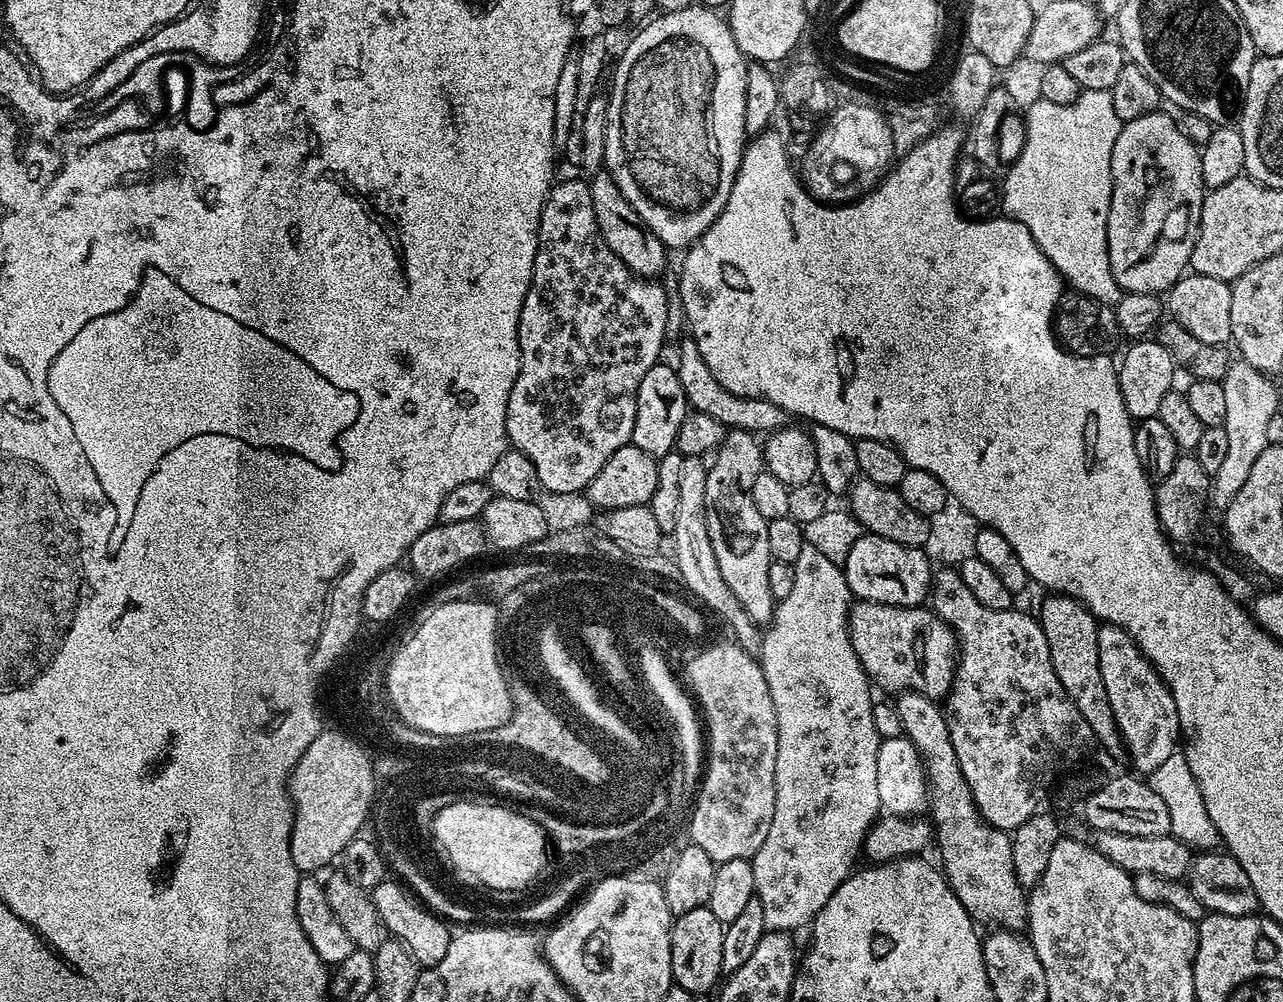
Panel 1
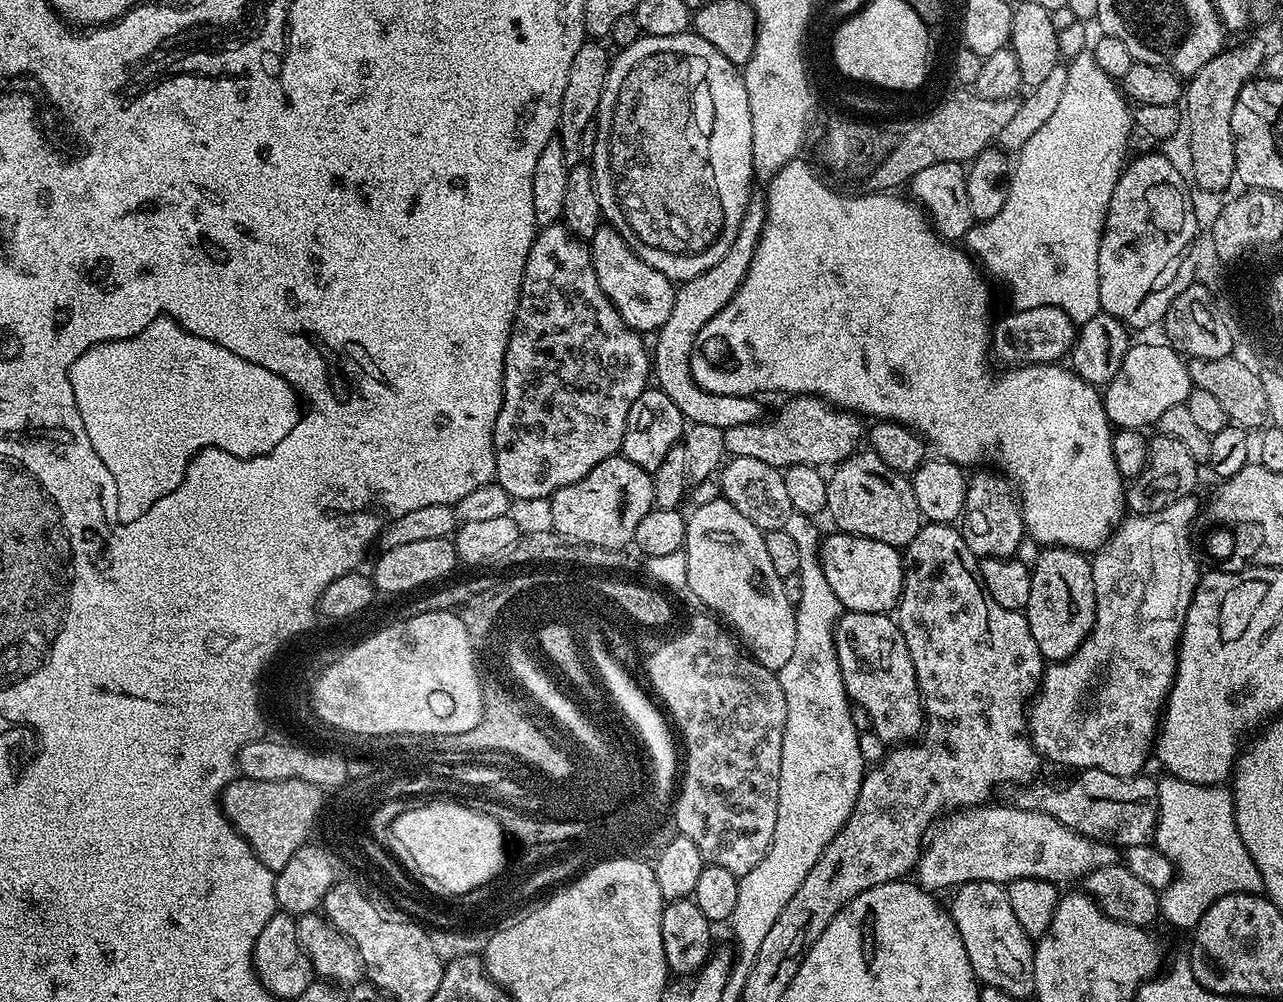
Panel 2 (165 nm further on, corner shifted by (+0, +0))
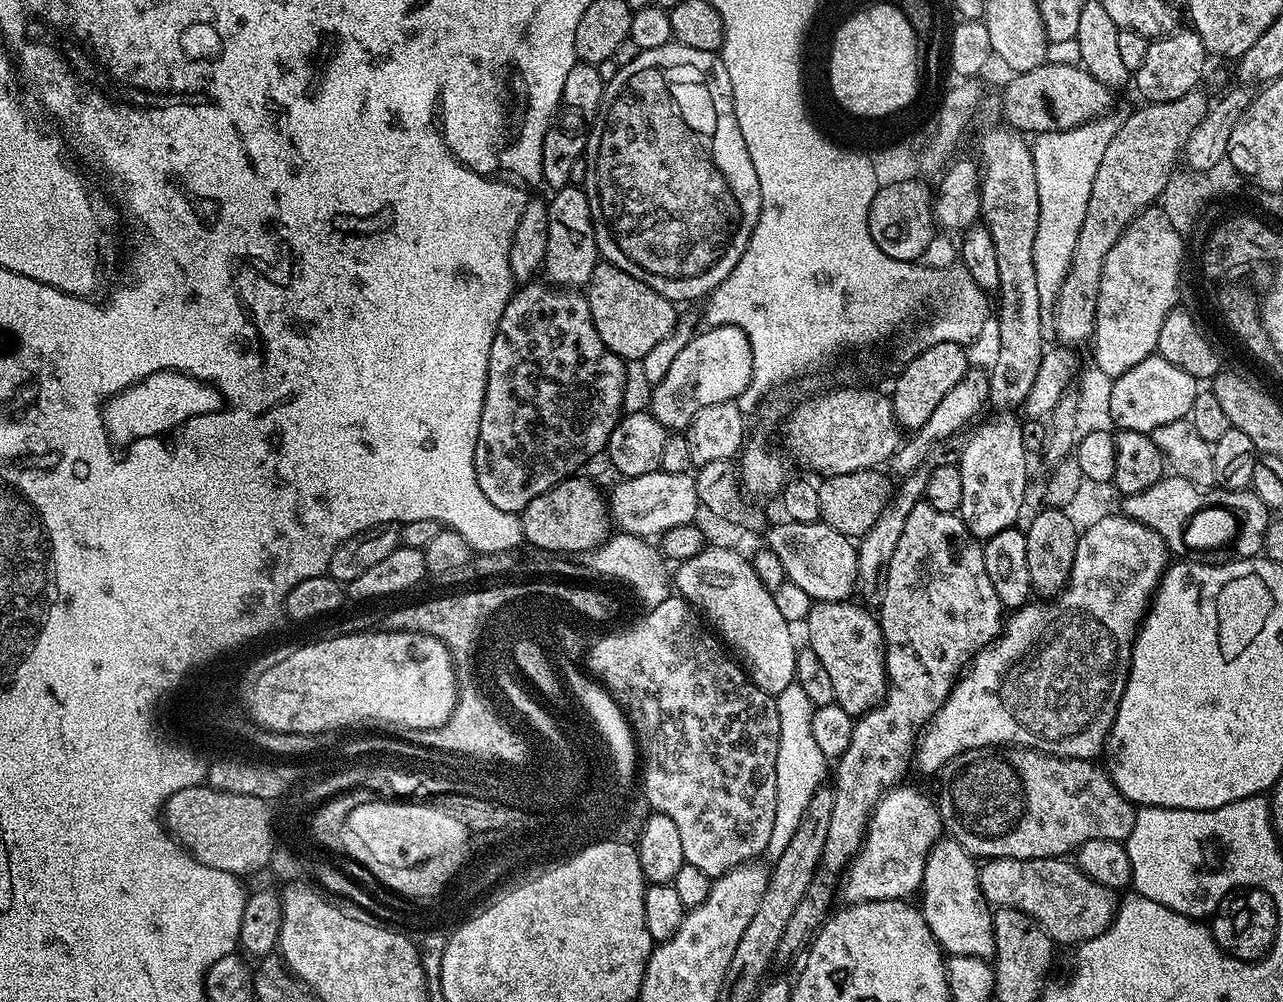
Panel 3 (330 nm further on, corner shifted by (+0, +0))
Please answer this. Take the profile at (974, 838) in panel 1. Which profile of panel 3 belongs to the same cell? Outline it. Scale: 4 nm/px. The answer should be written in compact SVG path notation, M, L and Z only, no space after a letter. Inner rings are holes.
M848 600L813 603L806 621L806 644L817 654L830 674L831 699L850 716L859 718L883 700L888 691L888 671L879 619L852 603Z

